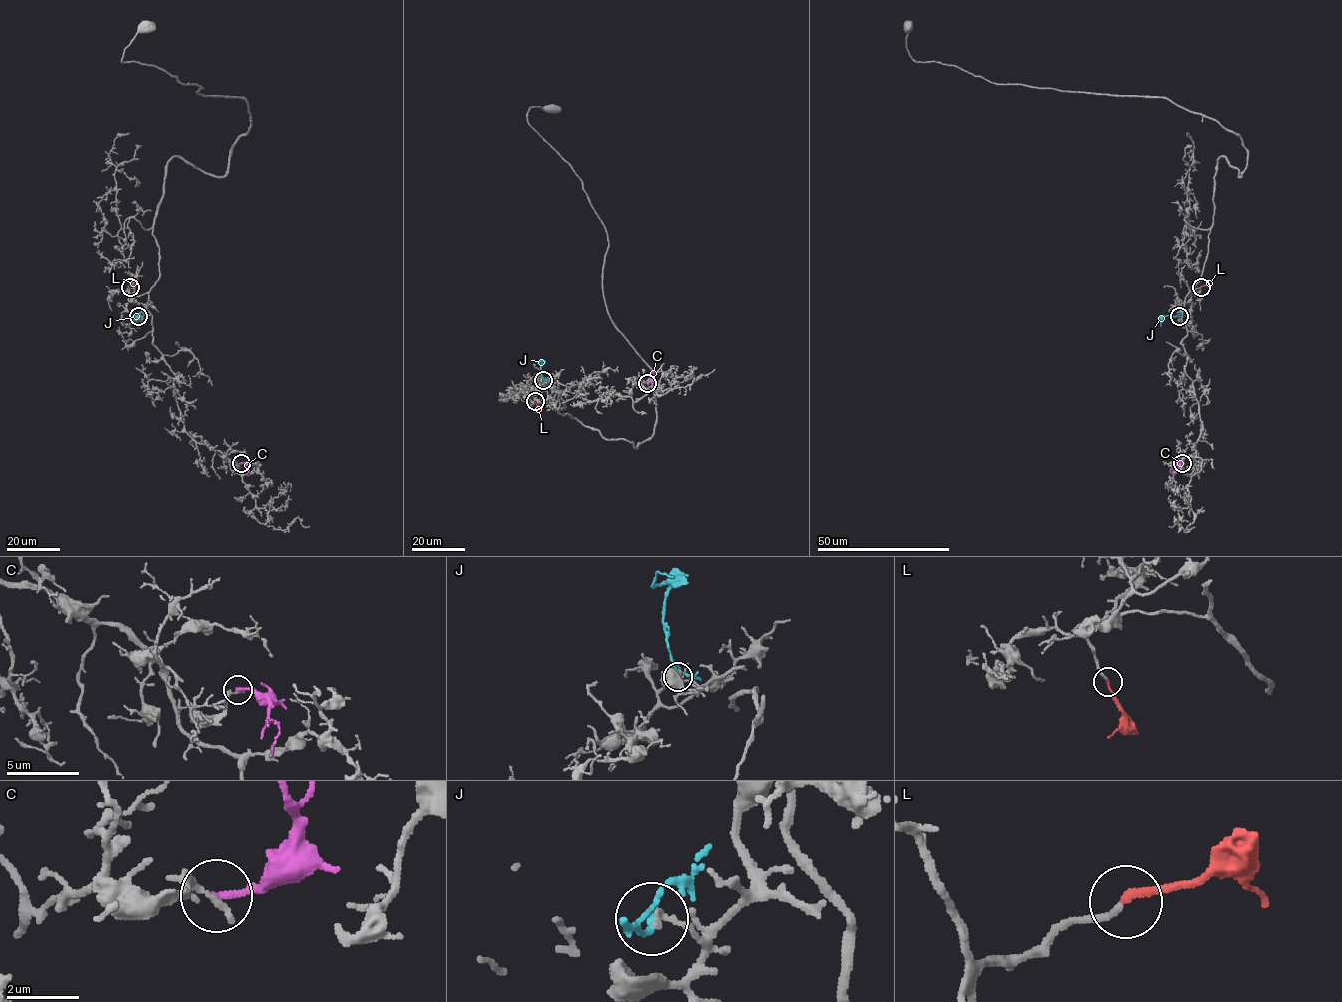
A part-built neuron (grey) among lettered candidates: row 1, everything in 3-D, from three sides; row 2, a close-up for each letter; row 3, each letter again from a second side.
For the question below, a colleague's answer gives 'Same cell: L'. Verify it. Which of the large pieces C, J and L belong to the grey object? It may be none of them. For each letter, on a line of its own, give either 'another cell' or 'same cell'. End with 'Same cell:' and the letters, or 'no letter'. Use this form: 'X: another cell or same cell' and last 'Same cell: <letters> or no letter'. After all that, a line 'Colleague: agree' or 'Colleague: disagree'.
C: another cell
J: another cell
L: same cell
Same cell: L
Colleague: agree

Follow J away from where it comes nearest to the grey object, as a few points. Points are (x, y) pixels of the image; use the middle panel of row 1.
J: (543, 380), (541, 363), (539, 363), (543, 361)

